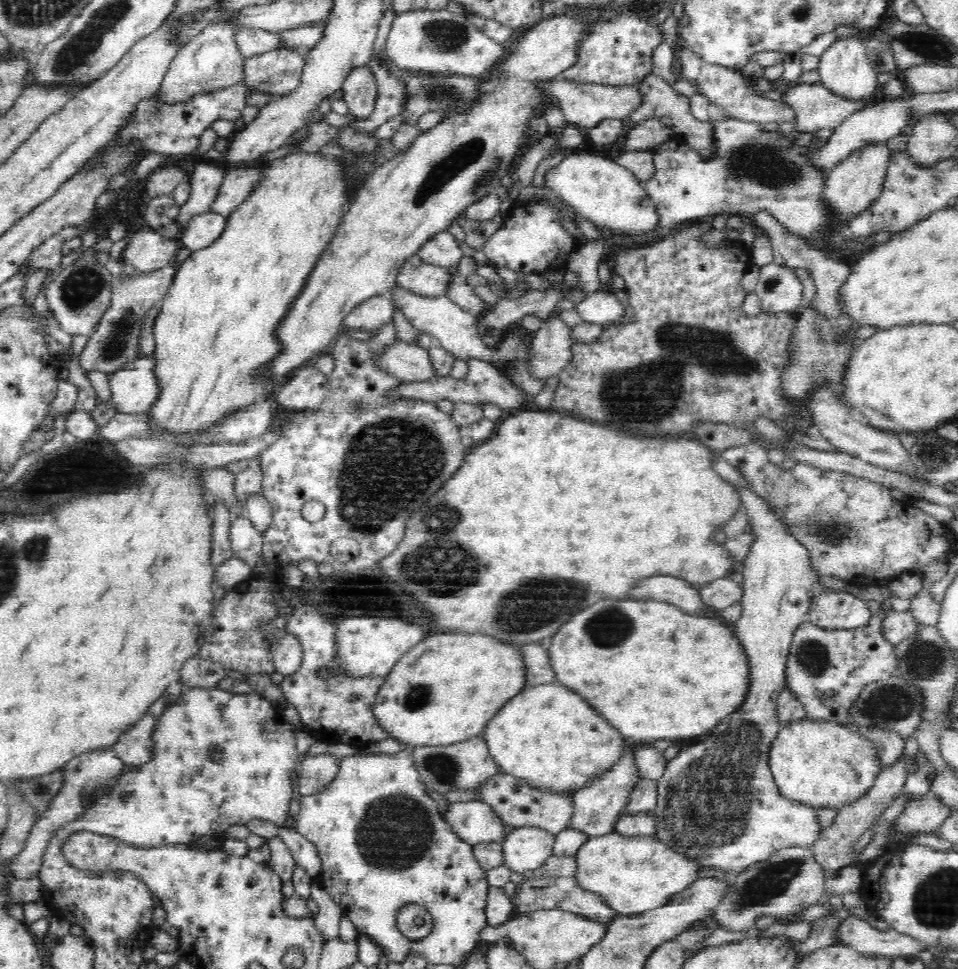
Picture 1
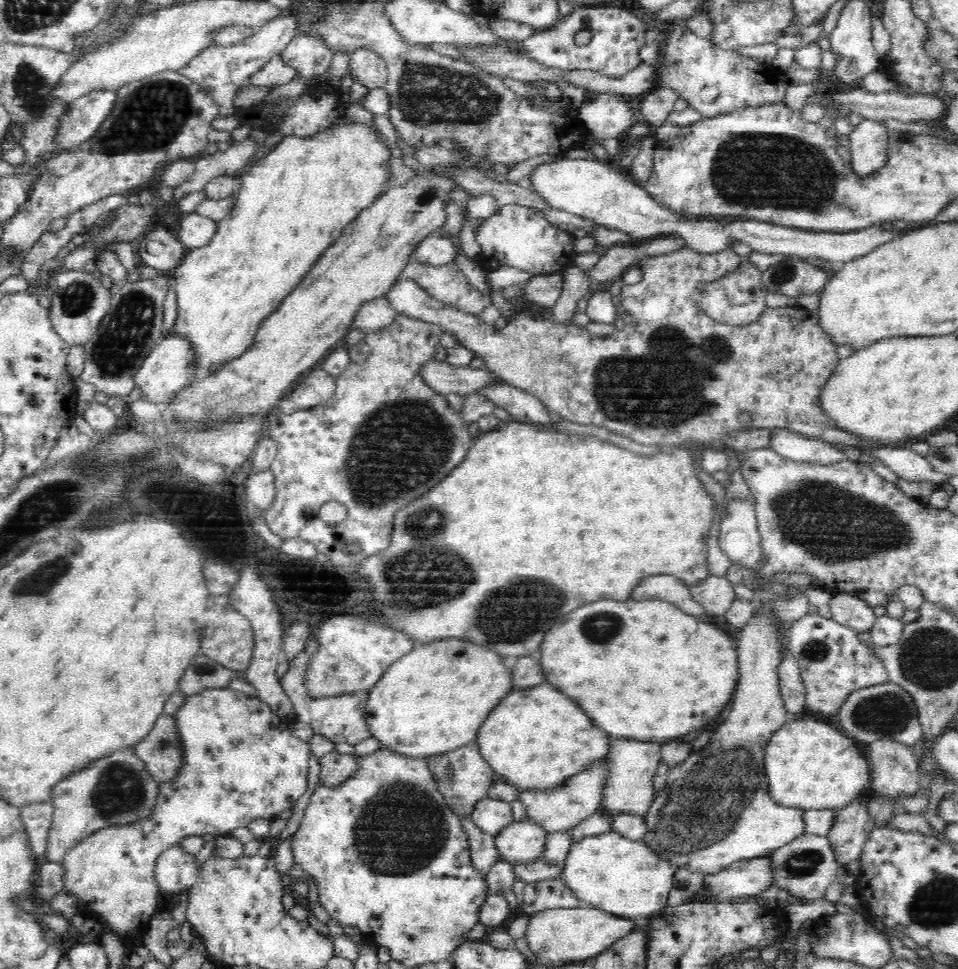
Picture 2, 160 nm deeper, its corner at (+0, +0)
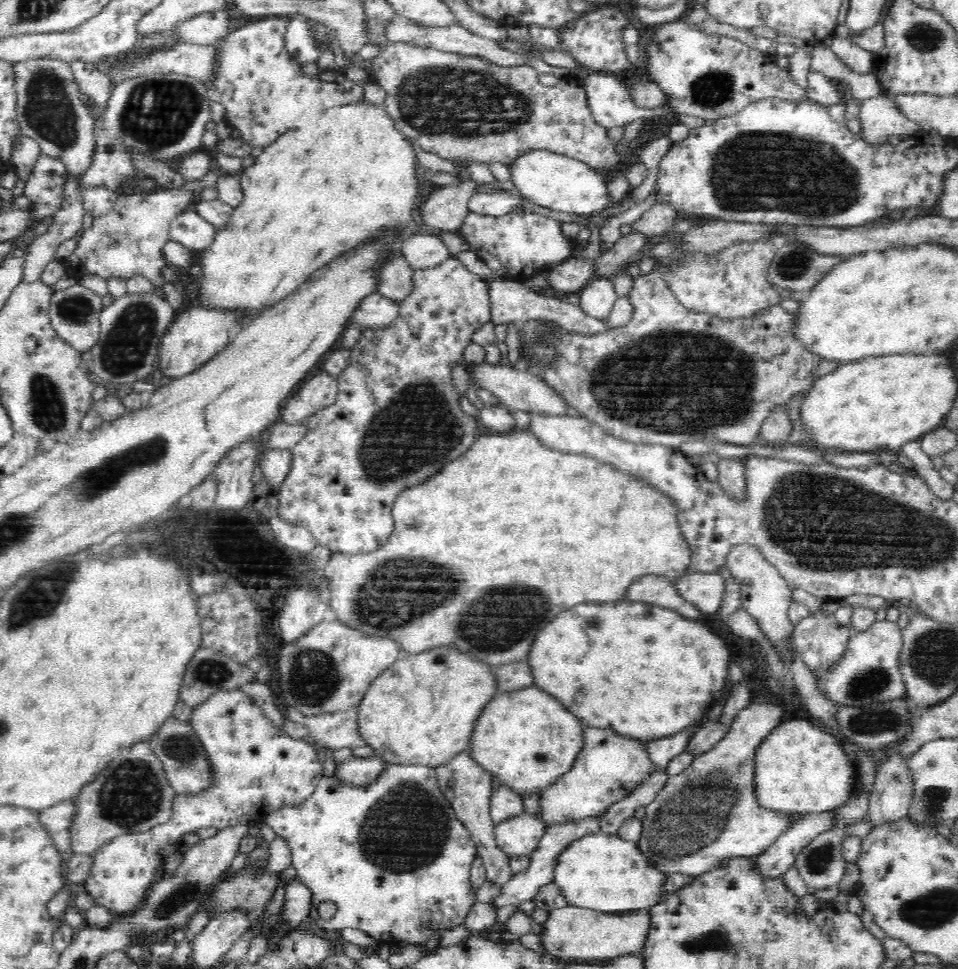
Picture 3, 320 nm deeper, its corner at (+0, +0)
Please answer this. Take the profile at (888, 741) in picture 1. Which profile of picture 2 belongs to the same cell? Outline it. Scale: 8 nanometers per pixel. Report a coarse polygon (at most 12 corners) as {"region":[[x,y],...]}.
{"region":[[880,739],[864,748],[877,797],[920,788],[912,747]]}

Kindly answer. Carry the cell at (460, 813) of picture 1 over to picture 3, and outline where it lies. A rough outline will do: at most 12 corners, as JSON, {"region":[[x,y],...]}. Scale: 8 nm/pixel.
{"region":[[496,785],[489,820],[498,825],[524,812],[520,794]]}

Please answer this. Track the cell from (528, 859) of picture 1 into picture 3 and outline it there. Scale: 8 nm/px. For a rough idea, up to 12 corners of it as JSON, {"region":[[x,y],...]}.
{"region":[[522,812],[495,825],[509,858],[532,855],[547,826]]}

